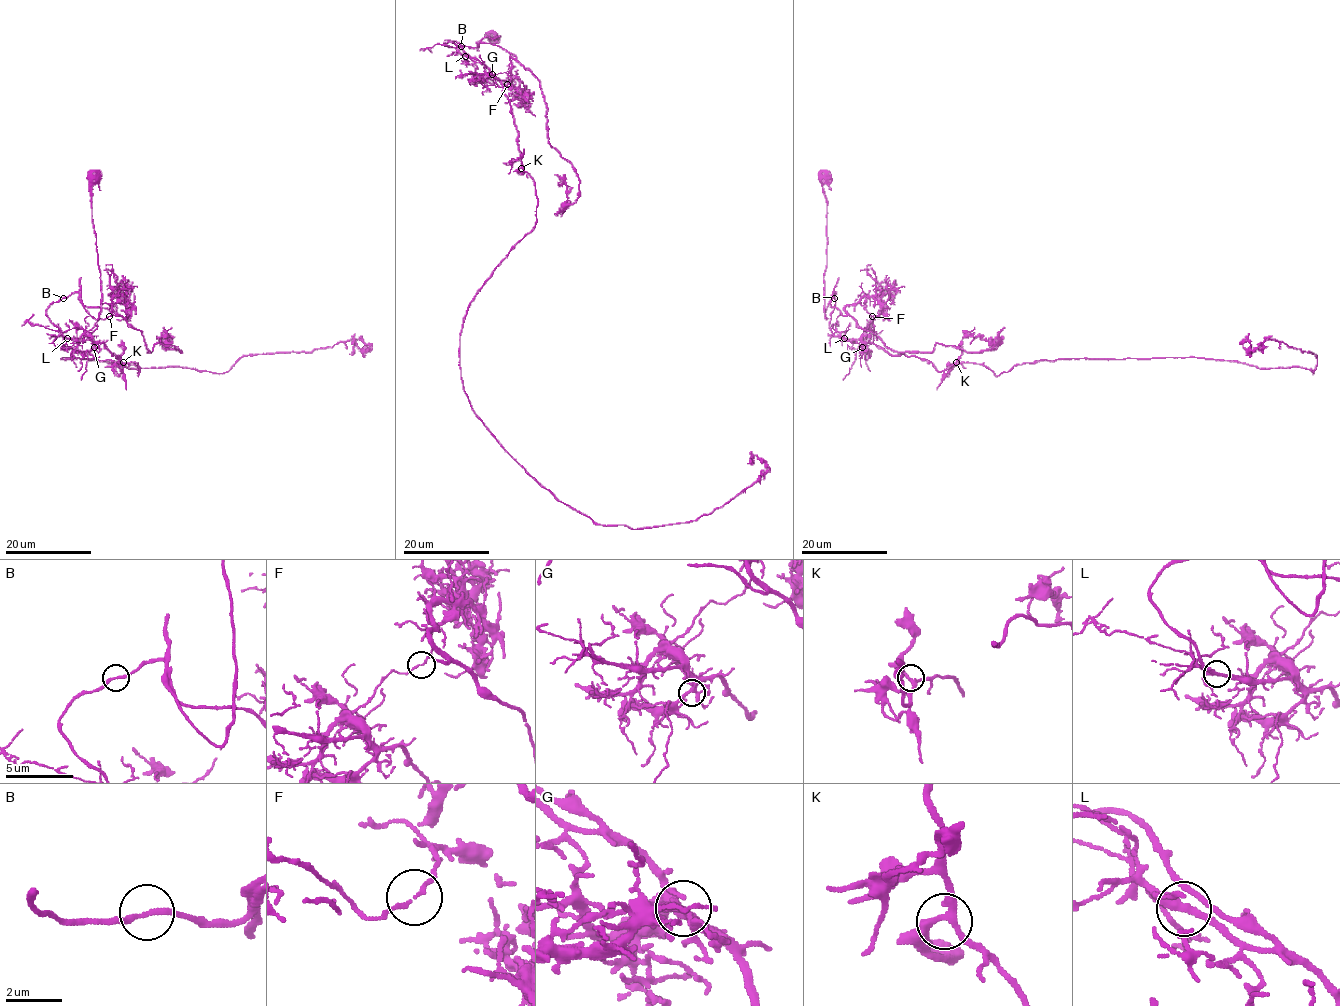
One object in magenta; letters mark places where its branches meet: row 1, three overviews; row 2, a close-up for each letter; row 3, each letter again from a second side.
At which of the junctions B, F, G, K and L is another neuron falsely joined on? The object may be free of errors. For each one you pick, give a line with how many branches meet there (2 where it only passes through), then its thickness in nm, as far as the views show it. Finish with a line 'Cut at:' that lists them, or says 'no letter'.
F: 2 | 130 nm
Cut at: F

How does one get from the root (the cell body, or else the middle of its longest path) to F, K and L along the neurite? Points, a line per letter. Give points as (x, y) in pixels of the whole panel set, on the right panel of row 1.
F: (824, 175), (826, 318), (829, 304), (845, 315), (845, 308), (862, 297), (867, 298), (864, 306), (872, 316)
K: (824, 175), (827, 319), (824, 311), (835, 292), (831, 331), (892, 355), (917, 356), (939, 371), (956, 362)
L: (824, 175), (824, 314), (827, 319), (824, 311), (835, 292), (829, 328), (844, 338)

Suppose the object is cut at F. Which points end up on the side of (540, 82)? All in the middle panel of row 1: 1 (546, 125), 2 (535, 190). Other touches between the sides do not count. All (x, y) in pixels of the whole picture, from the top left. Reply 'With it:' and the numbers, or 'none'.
With it: 1

